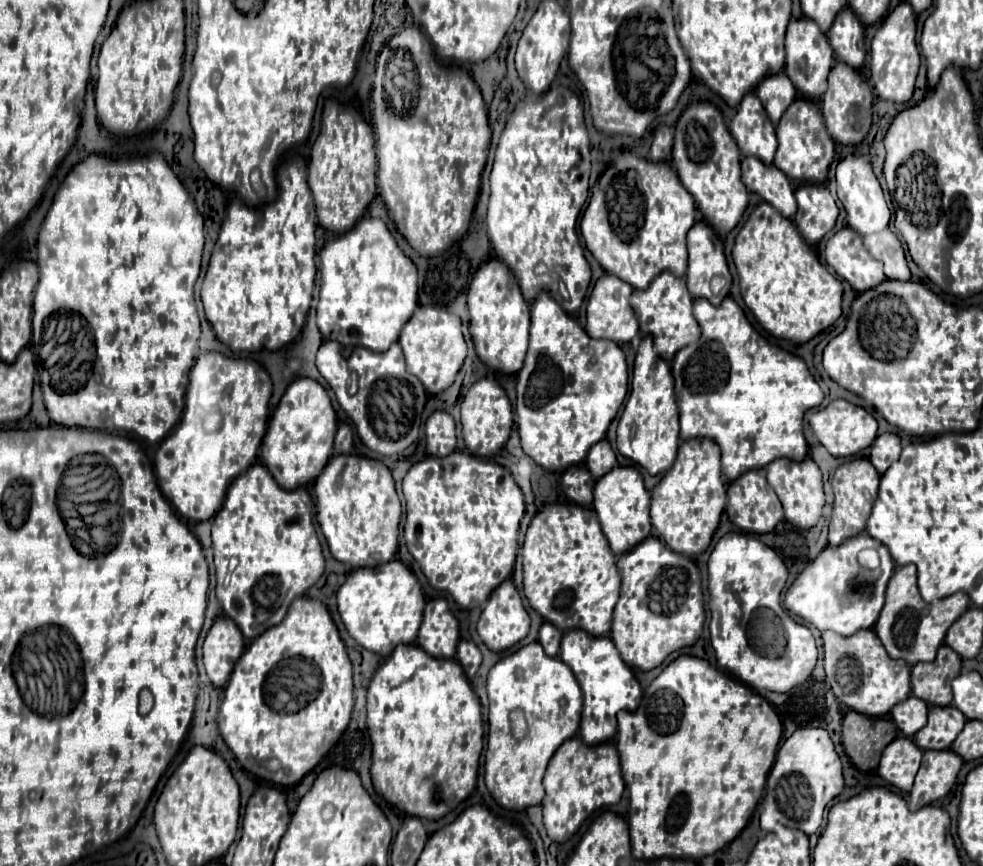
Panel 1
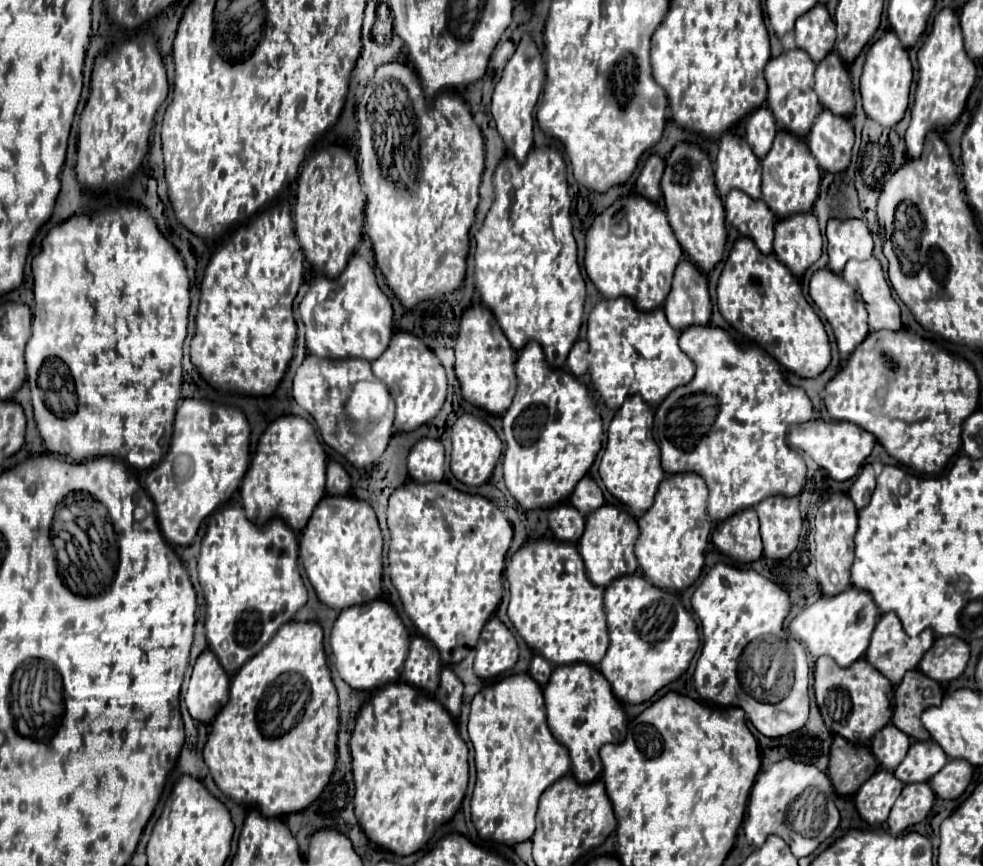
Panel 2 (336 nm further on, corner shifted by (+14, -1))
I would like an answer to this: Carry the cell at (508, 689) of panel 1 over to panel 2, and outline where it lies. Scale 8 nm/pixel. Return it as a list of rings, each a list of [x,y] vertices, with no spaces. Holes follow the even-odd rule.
[[[514,673],[498,683],[482,687],[470,707],[468,735],[474,745],[476,761],[476,787],[472,793],[472,823],[482,839],[494,839],[506,845],[516,845],[534,835],[536,809],[540,795],[562,775],[570,771],[568,749],[552,735],[546,723],[546,707],[542,687],[528,673]]]

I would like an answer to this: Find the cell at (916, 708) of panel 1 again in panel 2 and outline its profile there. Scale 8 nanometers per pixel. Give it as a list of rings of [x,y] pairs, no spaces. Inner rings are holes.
[[[892,723],[882,727],[872,737],[872,753],[878,757],[880,765],[890,771],[894,771],[900,765],[908,747],[910,747],[910,737]]]

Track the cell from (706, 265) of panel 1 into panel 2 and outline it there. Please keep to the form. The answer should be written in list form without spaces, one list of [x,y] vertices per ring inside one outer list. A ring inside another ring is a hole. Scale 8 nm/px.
[[[684,259],[678,263],[672,289],[664,301],[664,311],[670,325],[678,331],[690,325],[708,325],[712,315],[708,281],[692,261]]]

